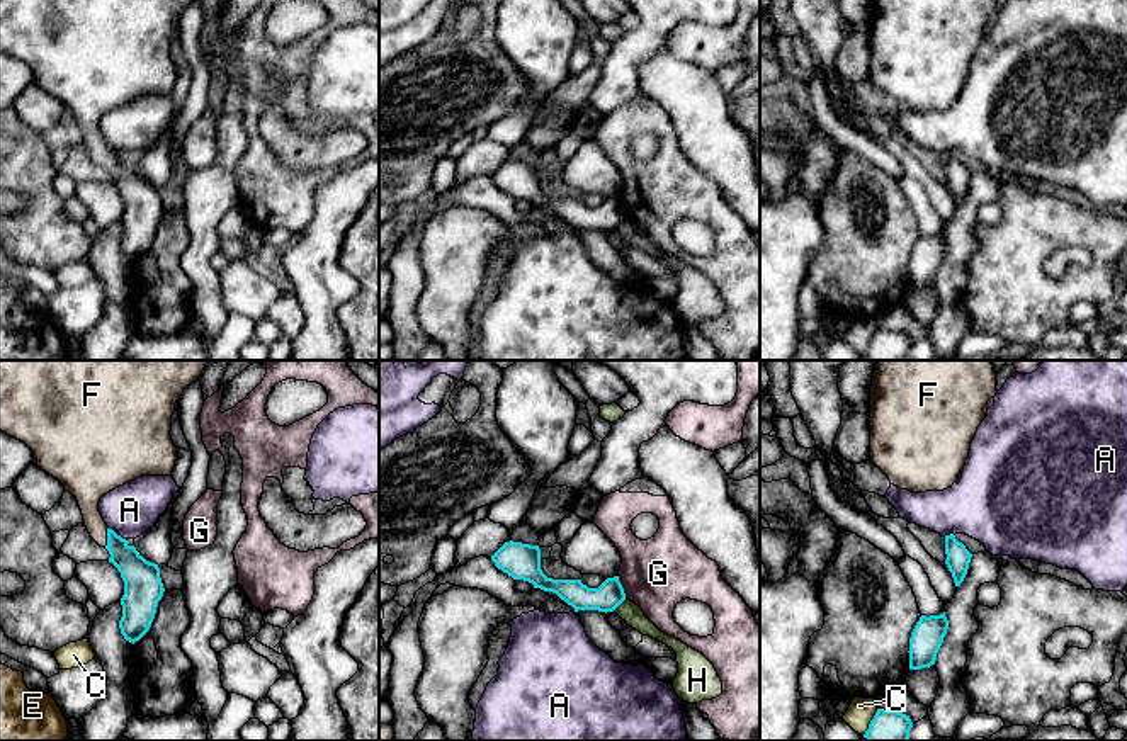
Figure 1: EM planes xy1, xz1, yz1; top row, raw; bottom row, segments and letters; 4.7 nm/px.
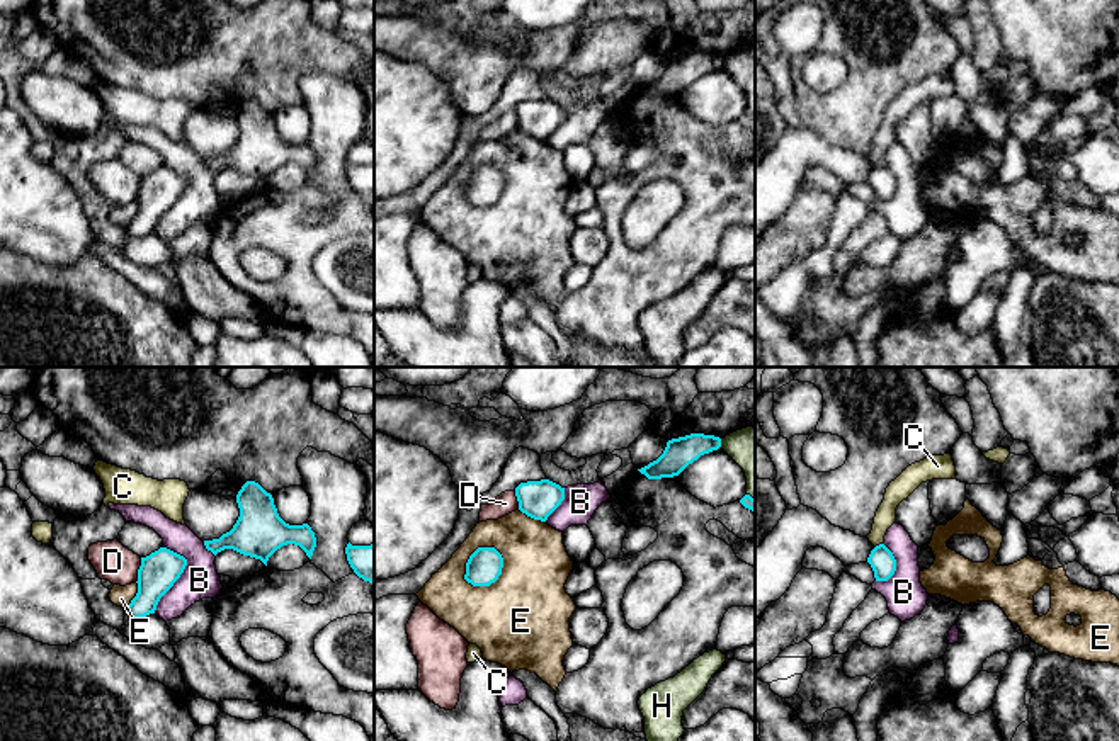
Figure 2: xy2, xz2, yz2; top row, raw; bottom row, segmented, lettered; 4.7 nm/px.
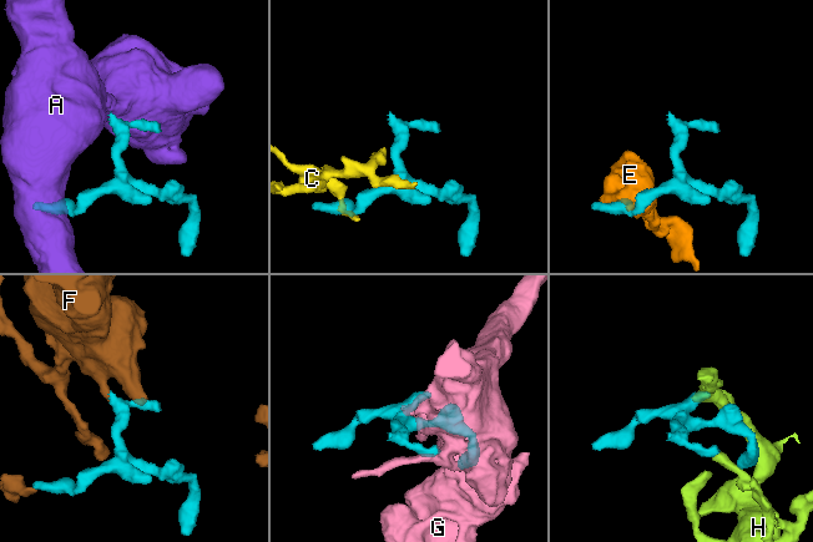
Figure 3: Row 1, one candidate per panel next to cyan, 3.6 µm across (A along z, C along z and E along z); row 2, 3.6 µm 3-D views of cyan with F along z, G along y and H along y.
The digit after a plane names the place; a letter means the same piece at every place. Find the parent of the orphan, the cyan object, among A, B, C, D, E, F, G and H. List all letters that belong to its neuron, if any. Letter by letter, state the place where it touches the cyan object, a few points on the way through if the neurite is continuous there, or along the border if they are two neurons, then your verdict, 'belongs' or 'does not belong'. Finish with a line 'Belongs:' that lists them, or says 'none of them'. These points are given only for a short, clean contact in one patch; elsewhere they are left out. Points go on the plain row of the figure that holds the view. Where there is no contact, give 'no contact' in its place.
A: meets cyan in xy1 at (116, 153); border along xy1 (109, 147), (124, 158); does not belong
B: meets cyan in xy2 at (179, 196); border along xy2 (165, 165), (186, 179), (186, 187), (153, 231); does not belong
C: meets cyan in yz2 at (880, 164); does not belong
D: meets cyan in xy2 at (138, 189); border along xy2 (142, 177), (135, 201); does not belong
E: meets cyan in xz2 at (475, 170); does not belong
F: meets cyan in xy1 at (107, 157); belongs
G: meets cyan in xz1 at (622, 208); border along xz1 (617, 196), (626, 218); does not belong
H: meets cyan in xz1 at (619, 223); does not belong
Belongs: F

